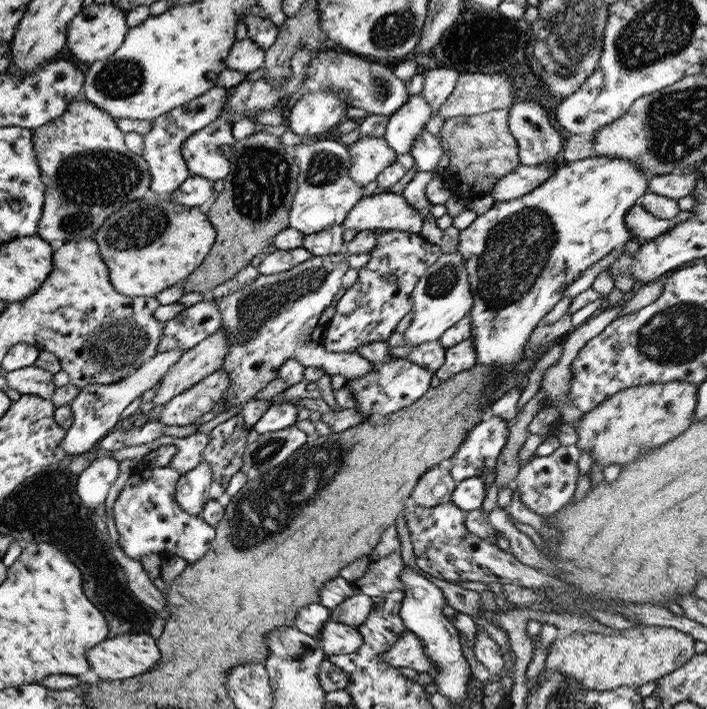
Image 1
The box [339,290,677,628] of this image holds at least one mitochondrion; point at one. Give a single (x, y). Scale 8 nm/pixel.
(638, 444)

